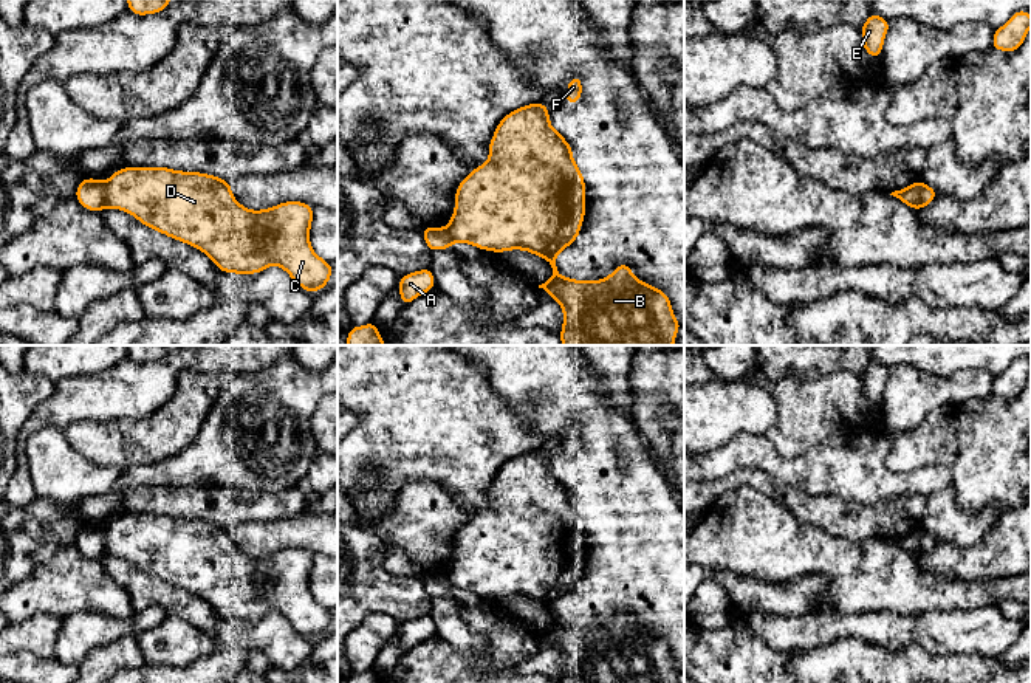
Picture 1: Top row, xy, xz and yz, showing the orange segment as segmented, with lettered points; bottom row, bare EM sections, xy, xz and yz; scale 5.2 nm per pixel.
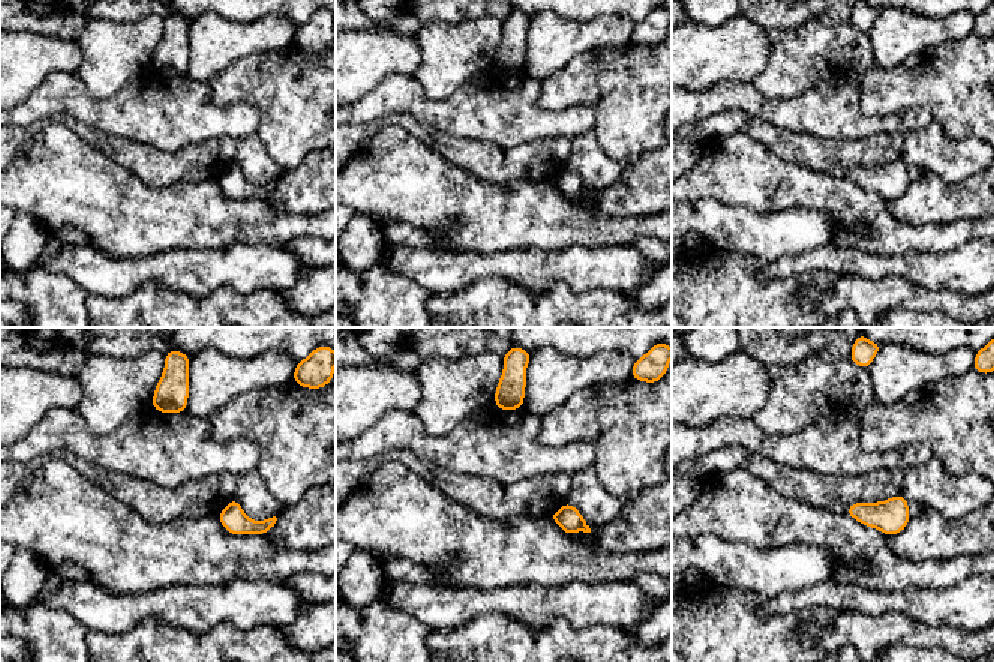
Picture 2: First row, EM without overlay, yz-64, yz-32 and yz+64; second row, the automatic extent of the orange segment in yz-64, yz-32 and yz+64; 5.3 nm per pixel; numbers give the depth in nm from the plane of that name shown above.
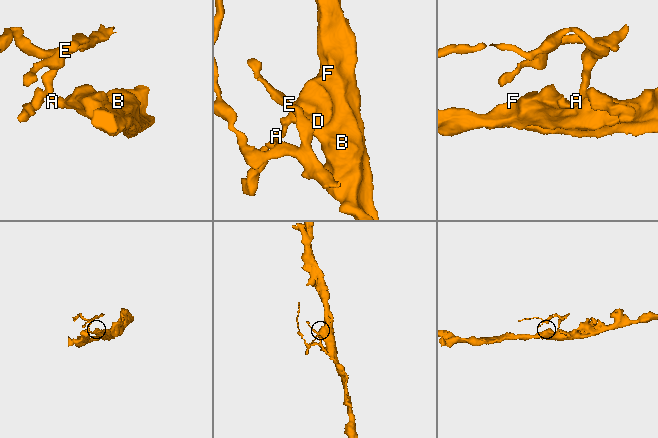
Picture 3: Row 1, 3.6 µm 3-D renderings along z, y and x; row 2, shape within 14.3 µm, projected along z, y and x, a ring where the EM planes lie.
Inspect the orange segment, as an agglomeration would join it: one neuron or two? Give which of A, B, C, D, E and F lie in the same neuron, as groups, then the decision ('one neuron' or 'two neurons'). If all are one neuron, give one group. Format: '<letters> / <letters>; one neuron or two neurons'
A E / B C D F; two neurons

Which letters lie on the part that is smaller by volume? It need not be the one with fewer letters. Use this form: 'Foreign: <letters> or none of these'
Foreign: A, E

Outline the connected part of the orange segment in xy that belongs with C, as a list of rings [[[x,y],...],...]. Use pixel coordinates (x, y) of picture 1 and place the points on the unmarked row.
[[[150,513],[122,514],[104,530],[104,534],[105,554],[121,556],[139,570],[200,596],[223,620],[259,621],[277,612],[310,640],[328,632],[333,612],[320,606],[310,592],[314,554],[308,550],[283,548],[269,556],[251,558],[234,545],[226,527],[201,519]]]

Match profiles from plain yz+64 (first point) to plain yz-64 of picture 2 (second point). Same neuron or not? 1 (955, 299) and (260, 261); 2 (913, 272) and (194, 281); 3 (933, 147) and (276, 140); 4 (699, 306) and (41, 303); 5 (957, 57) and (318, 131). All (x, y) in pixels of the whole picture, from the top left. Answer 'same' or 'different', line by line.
1: different
2: same
3: different
4: same
5: same

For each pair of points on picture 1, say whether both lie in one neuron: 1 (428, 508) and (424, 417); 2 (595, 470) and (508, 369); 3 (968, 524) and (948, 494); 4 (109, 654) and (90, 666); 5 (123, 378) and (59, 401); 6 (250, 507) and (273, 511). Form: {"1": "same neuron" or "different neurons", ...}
{"1": "different neurons", "2": "same neuron", "3": "same neuron", "4": "same neuron", "5": "same neuron", "6": "same neuron"}

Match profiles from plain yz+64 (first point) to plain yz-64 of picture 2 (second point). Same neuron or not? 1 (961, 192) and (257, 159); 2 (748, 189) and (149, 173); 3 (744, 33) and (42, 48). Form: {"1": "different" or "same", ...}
{"1": "different", "2": "different", "3": "same"}

